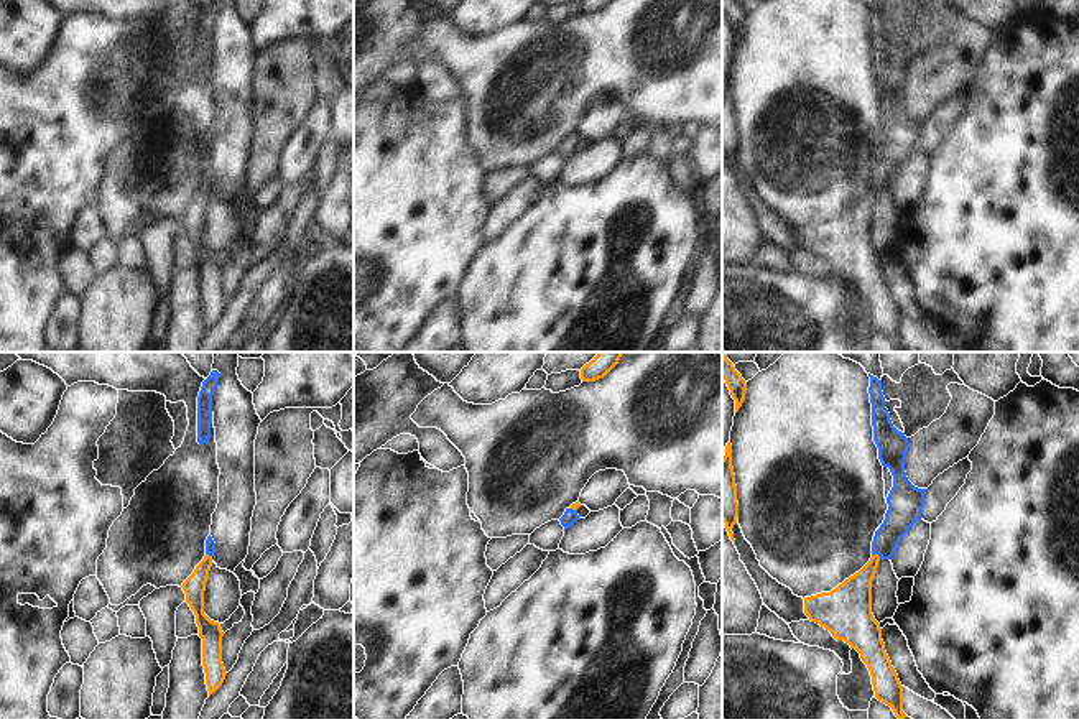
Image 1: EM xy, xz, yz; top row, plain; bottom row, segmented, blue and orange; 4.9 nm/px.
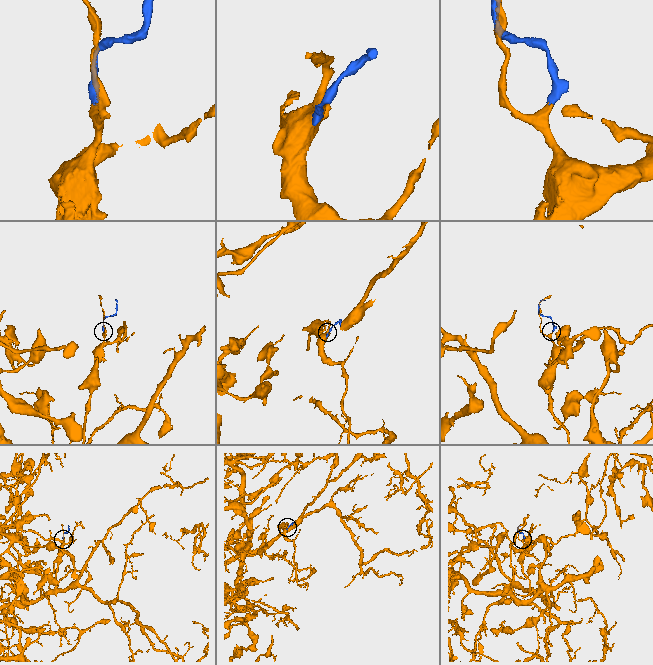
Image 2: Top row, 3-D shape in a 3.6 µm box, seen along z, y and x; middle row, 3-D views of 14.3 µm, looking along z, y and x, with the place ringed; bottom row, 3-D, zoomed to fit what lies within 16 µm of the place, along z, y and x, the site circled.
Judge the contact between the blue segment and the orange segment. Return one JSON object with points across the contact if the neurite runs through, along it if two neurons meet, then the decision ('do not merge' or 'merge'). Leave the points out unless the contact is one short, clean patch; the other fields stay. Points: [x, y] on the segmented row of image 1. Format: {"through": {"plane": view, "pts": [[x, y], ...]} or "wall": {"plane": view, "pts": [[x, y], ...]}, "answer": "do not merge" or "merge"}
{"through": {"plane": "yz", "pts": [[903, 510], [877, 553], [852, 598]]}, "answer": "merge"}

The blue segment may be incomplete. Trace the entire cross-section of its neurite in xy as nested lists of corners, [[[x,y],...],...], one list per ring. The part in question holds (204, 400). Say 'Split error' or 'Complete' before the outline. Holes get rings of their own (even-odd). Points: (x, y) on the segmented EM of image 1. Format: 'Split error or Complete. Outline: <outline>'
Complete. Outline: [[[212,370],[211,375],[202,382],[199,397],[197,397],[197,443],[204,444],[211,438],[212,424],[212,395],[217,388],[220,373]]]

